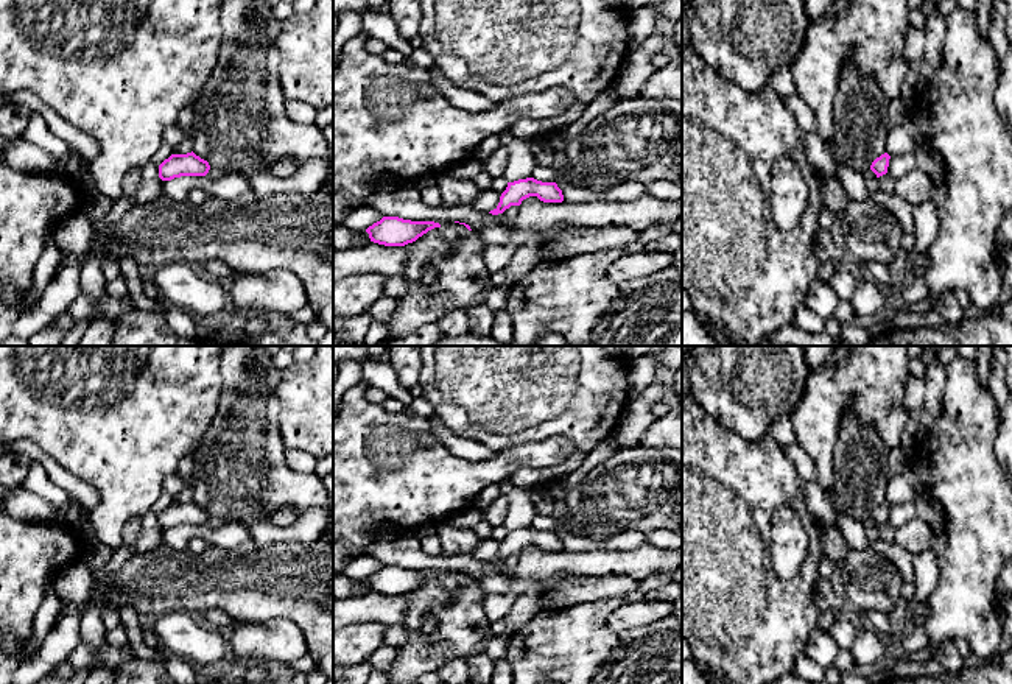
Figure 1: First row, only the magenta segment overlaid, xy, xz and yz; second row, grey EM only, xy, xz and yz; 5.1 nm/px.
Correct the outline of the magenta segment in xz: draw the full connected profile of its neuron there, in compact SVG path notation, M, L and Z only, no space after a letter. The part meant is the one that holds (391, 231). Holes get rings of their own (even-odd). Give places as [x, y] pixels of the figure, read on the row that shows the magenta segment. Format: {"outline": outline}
{"outline": "M383 217L366 229L371 242L385 246L405 246L416 242L428 231L441 227L434 221L411 221L399 217Z"}

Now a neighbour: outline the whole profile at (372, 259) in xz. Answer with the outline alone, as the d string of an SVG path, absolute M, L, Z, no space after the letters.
M374 242L360 248L333 249L333 284L347 276L363 274L402 277L411 256L413 252L403 246L385 246Z

